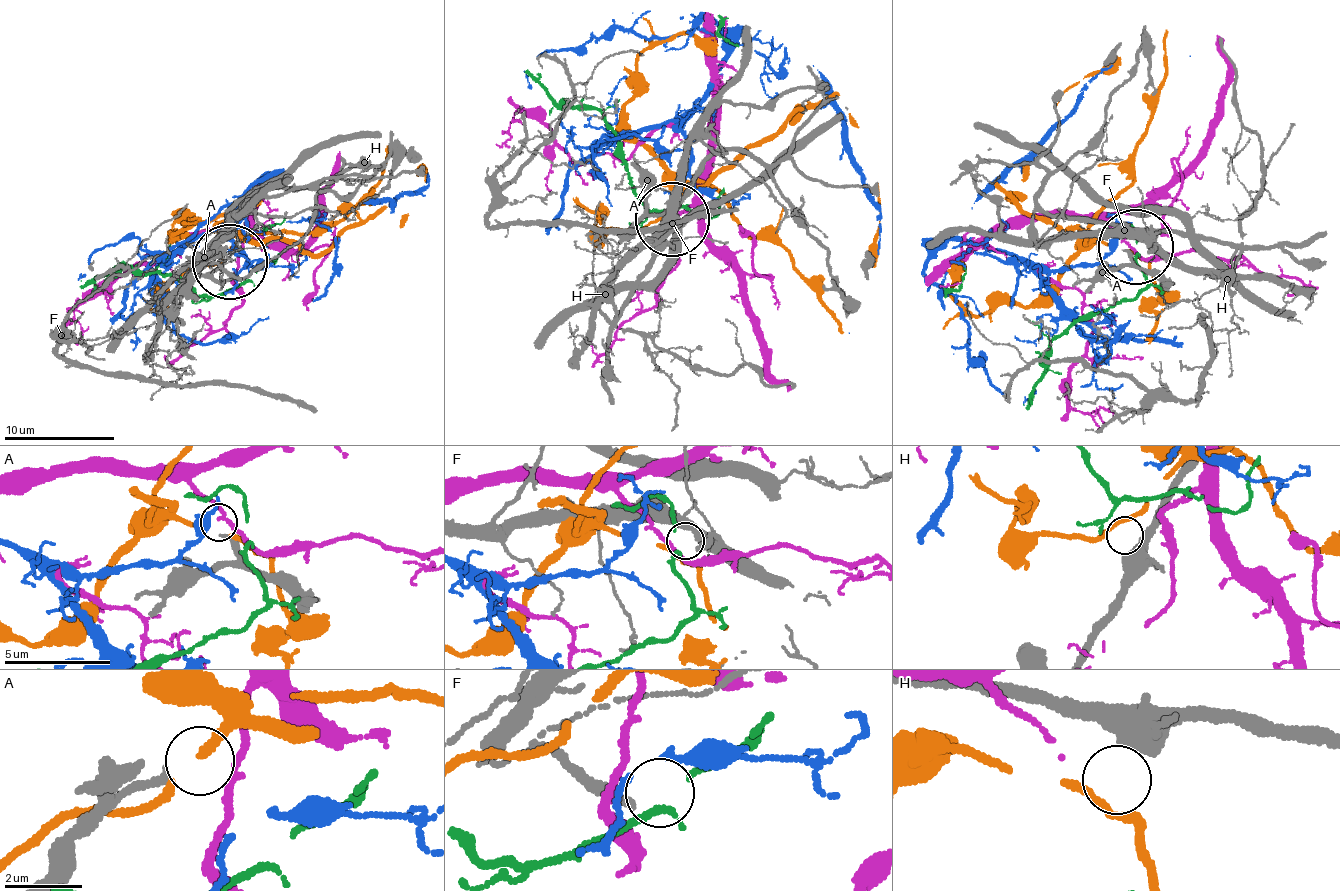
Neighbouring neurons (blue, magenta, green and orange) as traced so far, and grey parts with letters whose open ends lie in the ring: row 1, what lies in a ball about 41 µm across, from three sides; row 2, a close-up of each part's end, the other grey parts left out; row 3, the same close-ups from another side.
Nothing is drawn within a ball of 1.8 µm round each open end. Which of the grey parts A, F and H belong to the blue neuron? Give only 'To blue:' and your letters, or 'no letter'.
To blue: no letter

